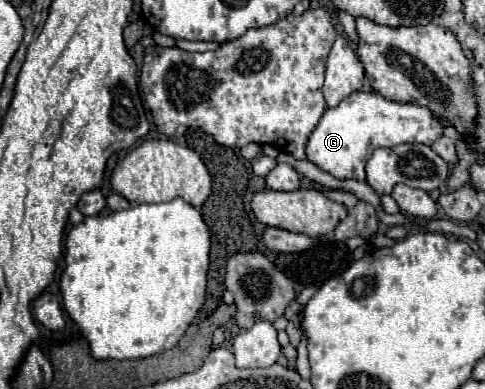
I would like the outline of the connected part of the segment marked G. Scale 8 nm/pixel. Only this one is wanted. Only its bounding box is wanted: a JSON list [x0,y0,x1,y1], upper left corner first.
[305,92,443,182]

